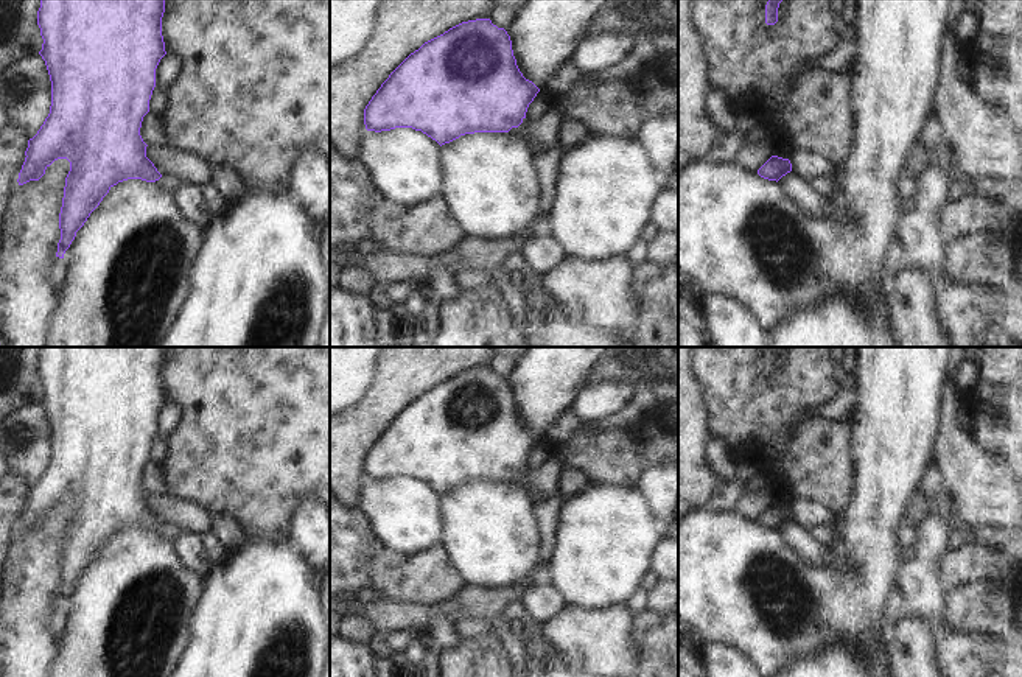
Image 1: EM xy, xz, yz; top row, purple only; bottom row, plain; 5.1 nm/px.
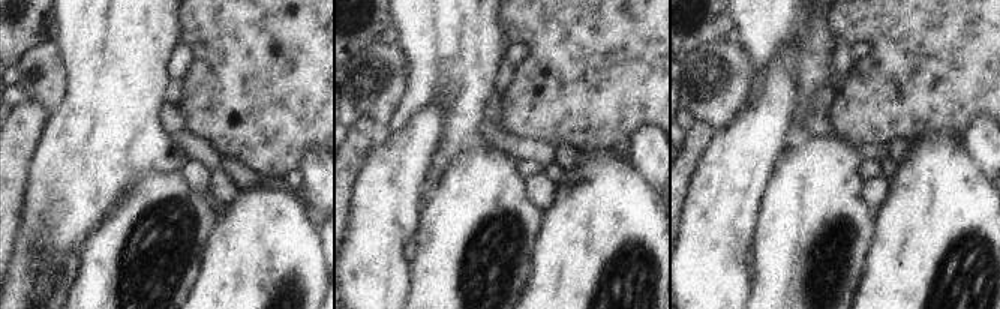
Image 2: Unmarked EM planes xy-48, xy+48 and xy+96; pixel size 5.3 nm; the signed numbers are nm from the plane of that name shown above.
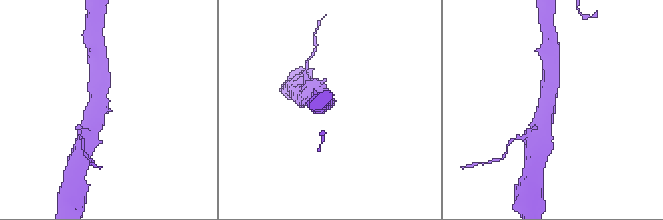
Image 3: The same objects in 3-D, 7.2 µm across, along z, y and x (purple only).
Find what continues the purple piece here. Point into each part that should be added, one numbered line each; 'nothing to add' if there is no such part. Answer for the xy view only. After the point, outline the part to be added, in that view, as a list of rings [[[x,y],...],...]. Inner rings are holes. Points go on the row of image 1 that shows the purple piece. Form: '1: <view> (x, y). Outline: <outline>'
1: xy (165, 182). Outline: [[[162,176],[159,181],[152,184],[173,195],[173,191],[182,184],[182,181],[176,176]]]

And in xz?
1: xz (518, 133). Outline: [[[523,118],[523,123],[518,128],[512,128],[509,132],[501,132],[501,134],[510,134],[512,137],[521,140],[521,139],[524,139],[526,121],[527,121],[527,118]]]

